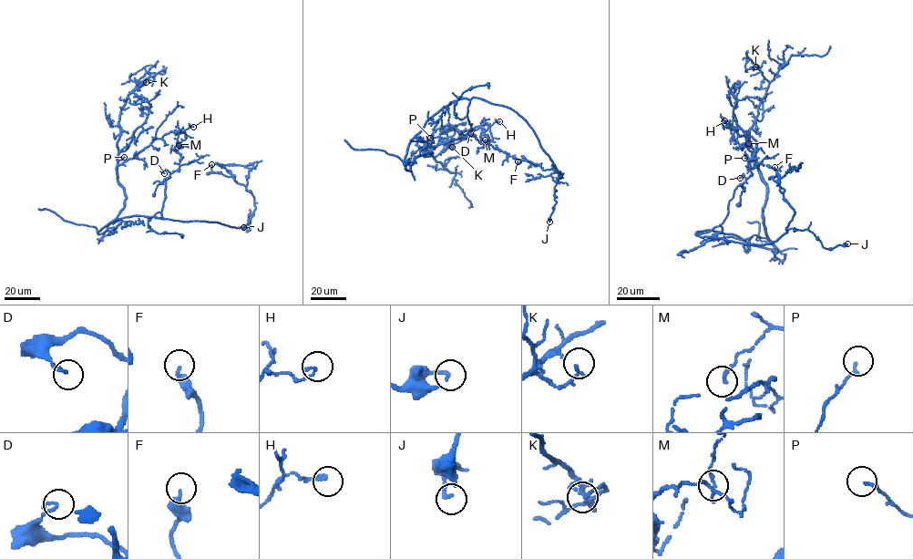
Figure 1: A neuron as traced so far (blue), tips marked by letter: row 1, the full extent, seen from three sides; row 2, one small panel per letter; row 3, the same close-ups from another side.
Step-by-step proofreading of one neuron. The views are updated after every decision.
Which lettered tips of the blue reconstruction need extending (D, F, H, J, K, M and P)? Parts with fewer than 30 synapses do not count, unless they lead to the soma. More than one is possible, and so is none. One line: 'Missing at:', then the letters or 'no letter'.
Missing at: no letter

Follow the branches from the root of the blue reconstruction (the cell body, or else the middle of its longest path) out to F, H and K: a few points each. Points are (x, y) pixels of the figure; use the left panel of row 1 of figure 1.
F: (113, 221), (144, 215), (243, 227), (254, 214), (254, 197), (232, 175), (213, 171), (211, 164)
H: (113, 221), (97, 232), (104, 232), (124, 207), (126, 197), (118, 181), (117, 166), (155, 139), (193, 127)
K: (113, 221), (97, 232), (104, 232), (124, 207), (126, 197), (117, 175), (119, 115), (128, 96), (146, 82)

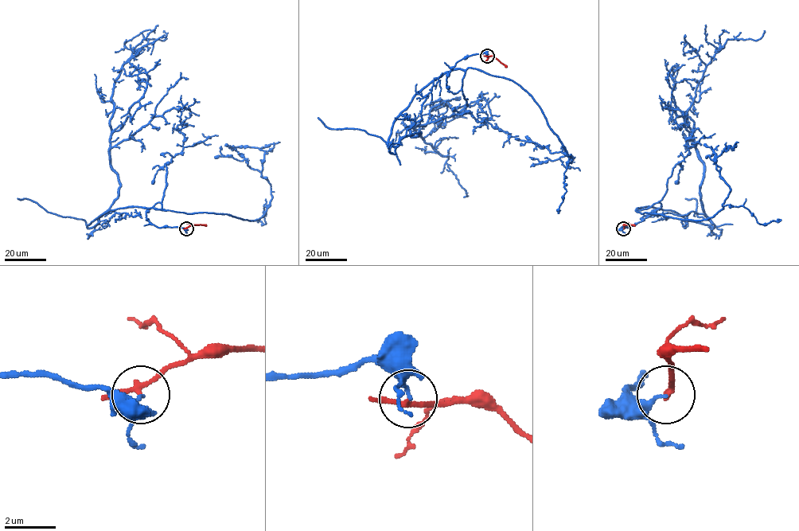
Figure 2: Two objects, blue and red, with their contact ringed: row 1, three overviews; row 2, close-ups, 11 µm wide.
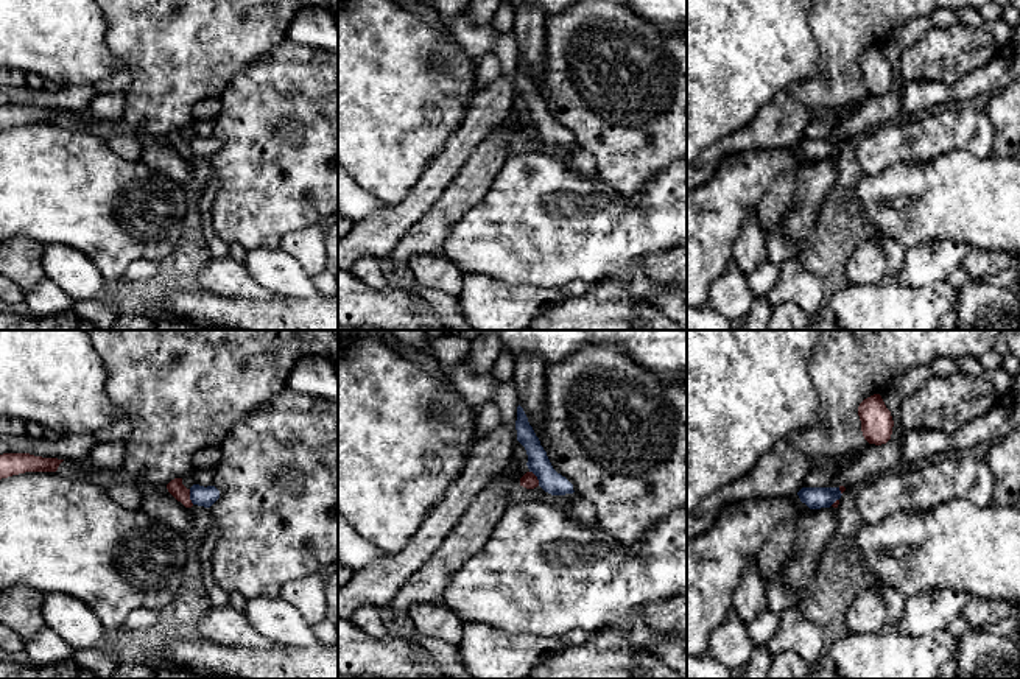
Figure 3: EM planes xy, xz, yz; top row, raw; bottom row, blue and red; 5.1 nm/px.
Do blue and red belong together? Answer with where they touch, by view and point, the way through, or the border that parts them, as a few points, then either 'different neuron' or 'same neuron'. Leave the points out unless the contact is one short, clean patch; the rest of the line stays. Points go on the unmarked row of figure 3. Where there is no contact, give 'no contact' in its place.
contact xz (538, 130); border xz (530, 122), (539, 136); different neuron

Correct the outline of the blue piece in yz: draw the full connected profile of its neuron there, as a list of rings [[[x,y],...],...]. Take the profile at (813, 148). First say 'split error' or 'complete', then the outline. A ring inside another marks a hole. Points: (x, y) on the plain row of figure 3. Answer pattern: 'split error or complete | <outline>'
complete | [[[802,139],[797,146],[810,160],[821,160],[830,159],[842,145],[839,139]]]

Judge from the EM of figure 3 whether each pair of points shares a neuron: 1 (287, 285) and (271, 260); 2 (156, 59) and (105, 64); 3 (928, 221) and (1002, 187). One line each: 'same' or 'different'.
1: same
2: different
3: same

